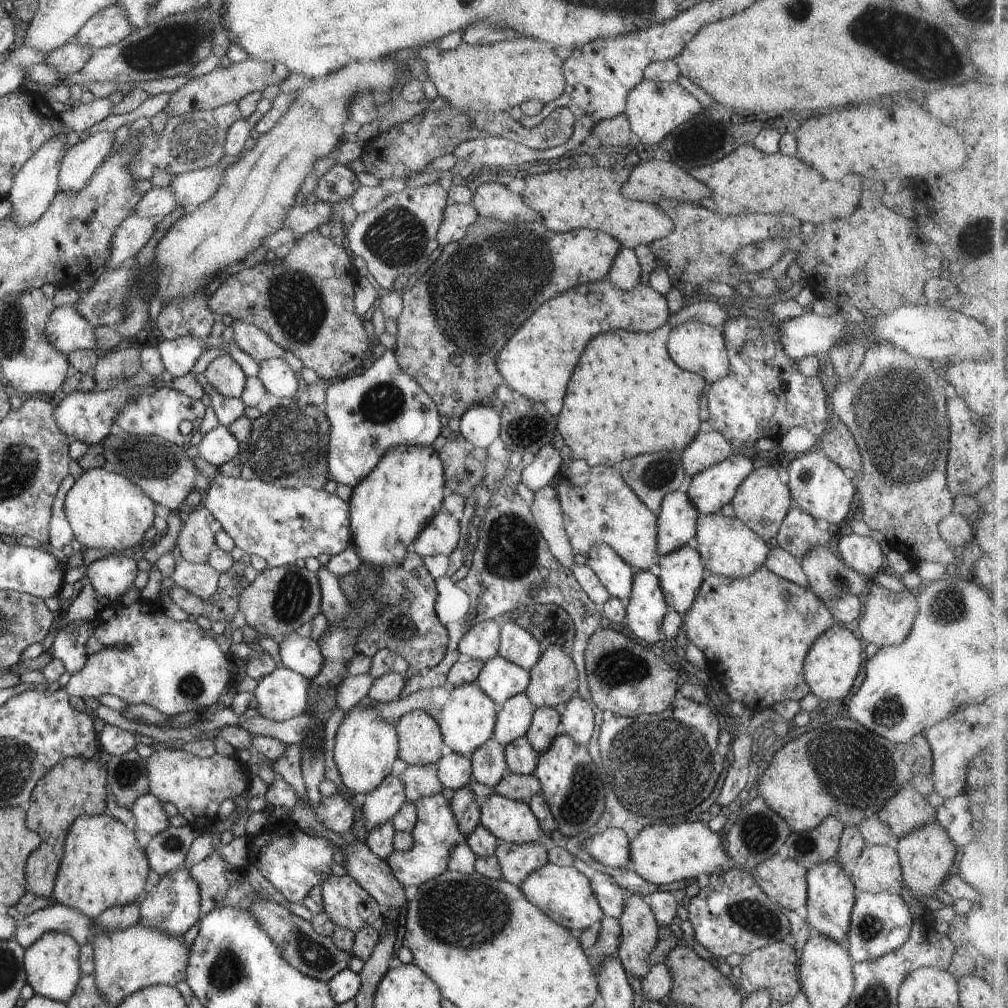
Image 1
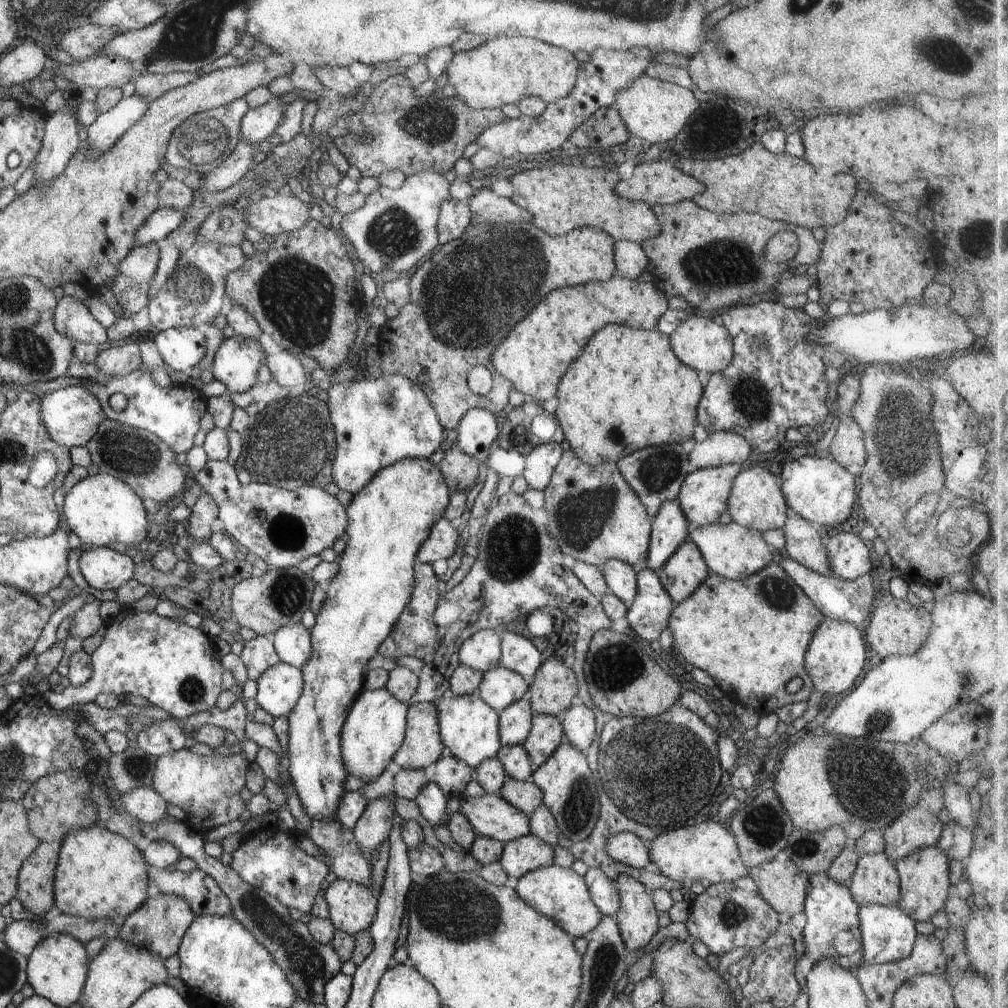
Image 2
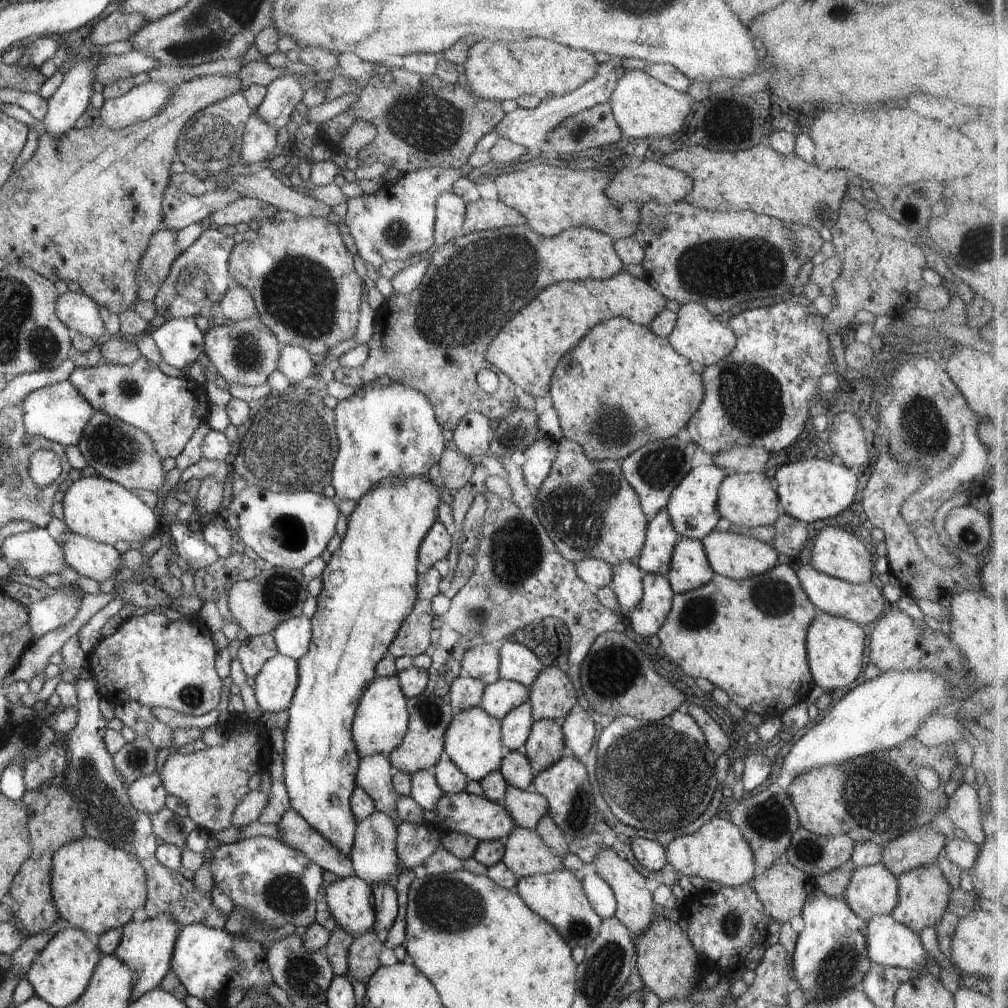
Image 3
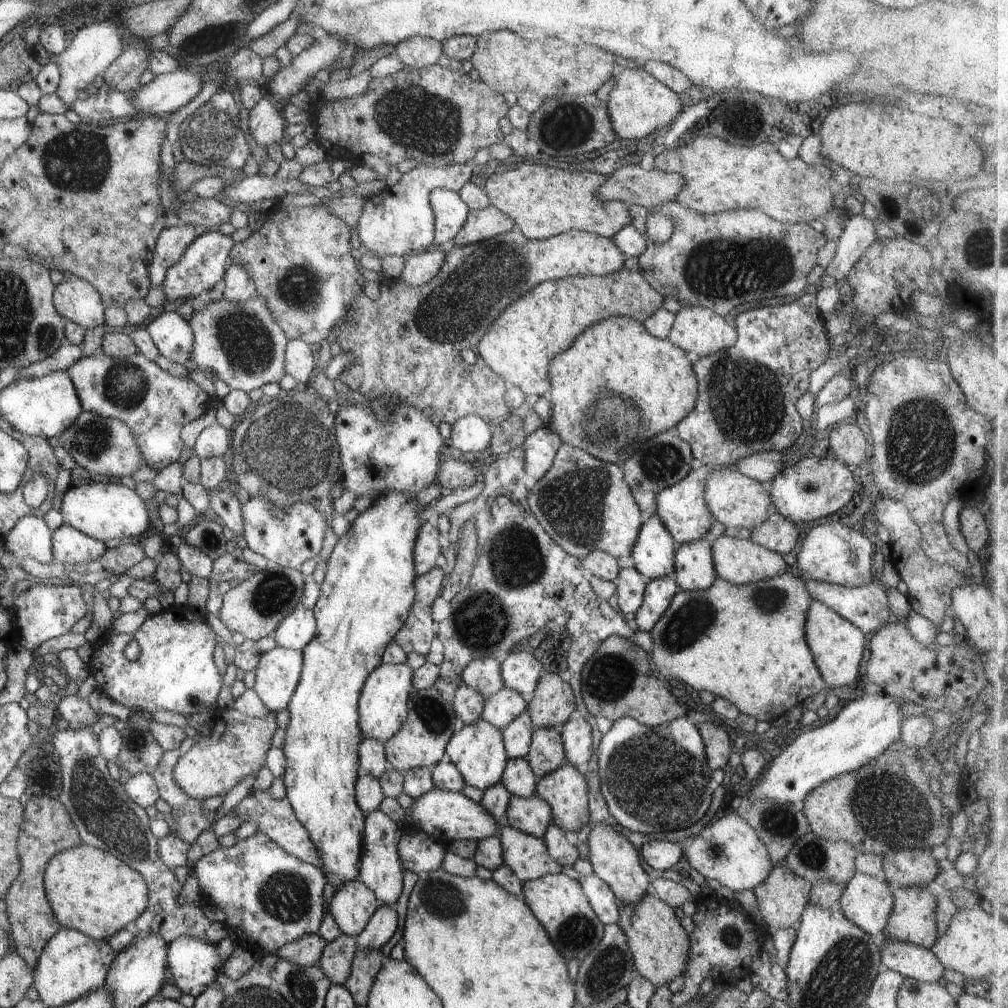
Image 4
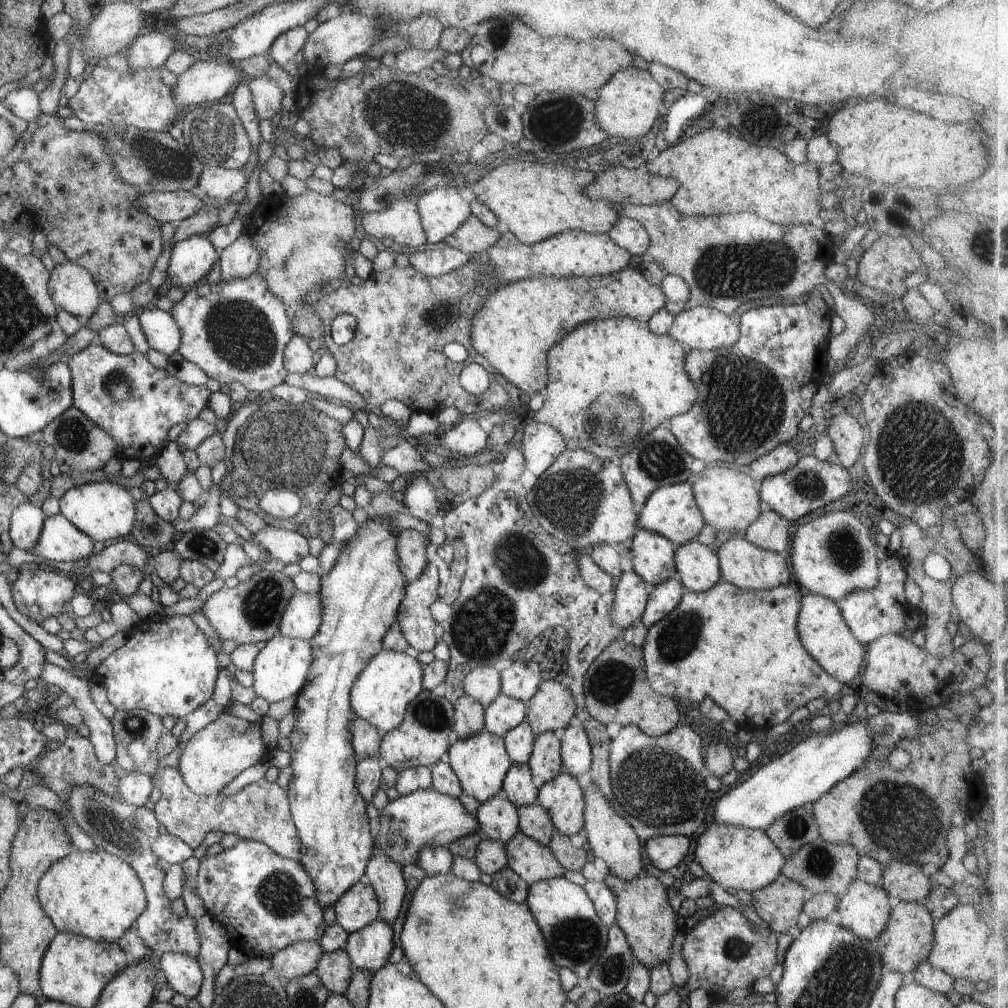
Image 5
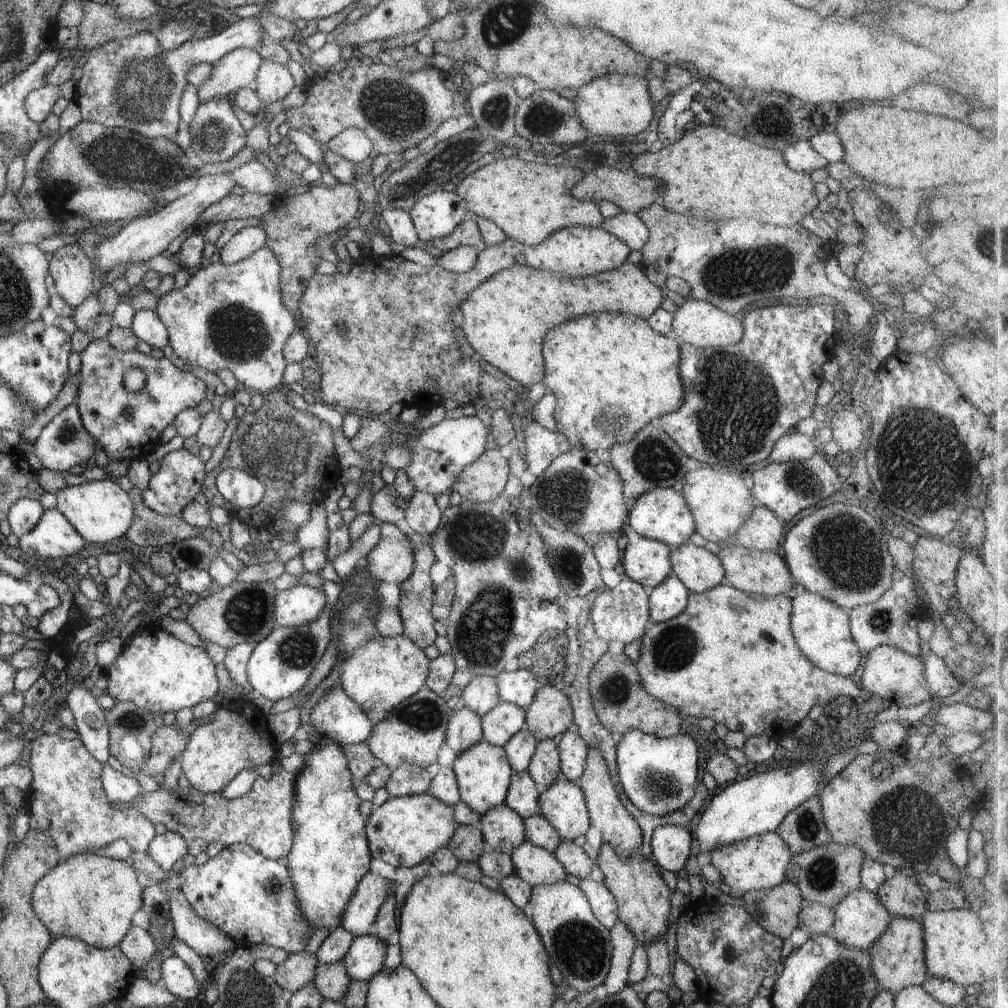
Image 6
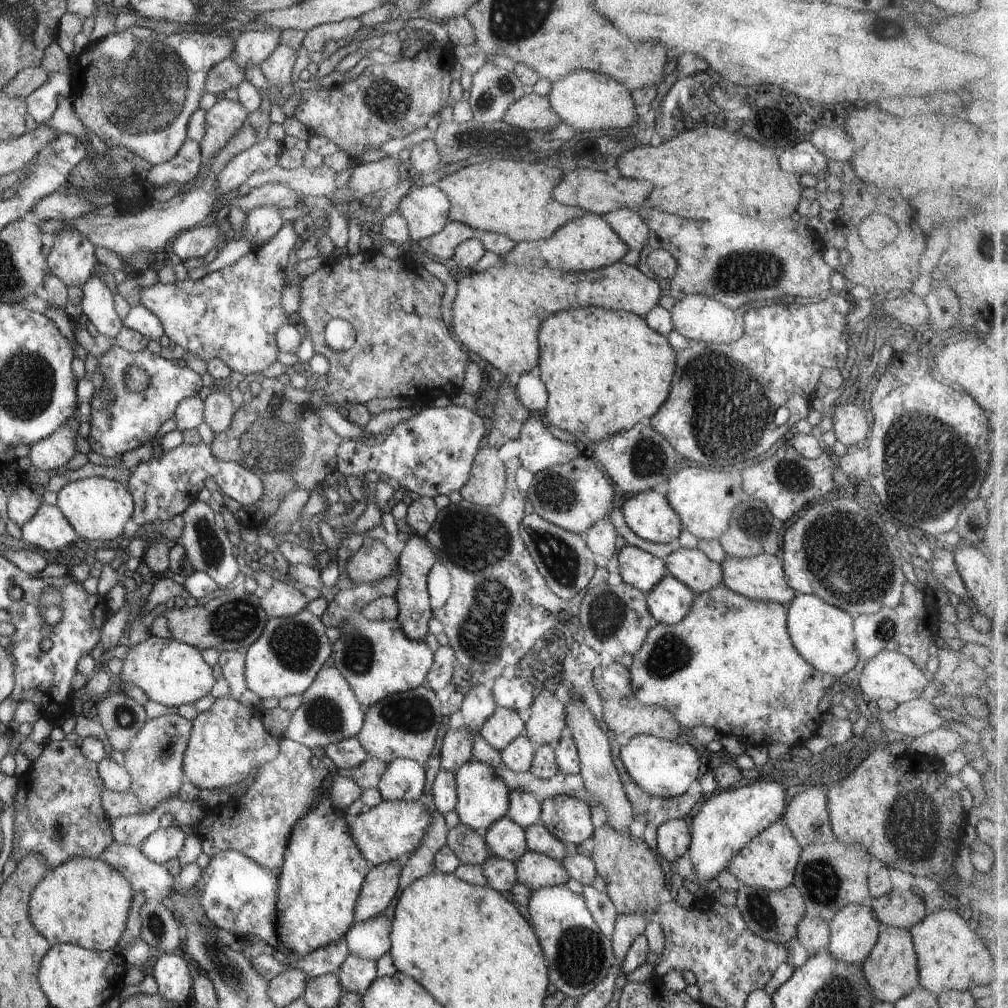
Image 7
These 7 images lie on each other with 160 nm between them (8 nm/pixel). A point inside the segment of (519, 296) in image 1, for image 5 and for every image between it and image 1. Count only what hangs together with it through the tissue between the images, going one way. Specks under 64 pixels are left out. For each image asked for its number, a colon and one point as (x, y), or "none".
2: (463, 301)
3: (434, 340)
4: (395, 359)
5: (404, 318)

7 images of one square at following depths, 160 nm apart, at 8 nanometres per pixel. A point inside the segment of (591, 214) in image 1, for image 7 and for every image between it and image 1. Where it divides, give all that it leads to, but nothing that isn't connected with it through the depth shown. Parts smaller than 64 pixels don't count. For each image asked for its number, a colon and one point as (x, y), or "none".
2: (560, 198)
3: (552, 199)
4: (543, 201)
5: (535, 201)
6: (529, 201)
7: (511, 197)

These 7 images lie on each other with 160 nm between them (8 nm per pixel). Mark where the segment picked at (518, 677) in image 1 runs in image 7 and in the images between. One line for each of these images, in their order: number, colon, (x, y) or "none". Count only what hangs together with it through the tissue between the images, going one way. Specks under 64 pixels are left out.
2: (500, 687)
3: (500, 698)
4: (502, 707)
5: (505, 713)
6: (502, 723)
7: (501, 728)

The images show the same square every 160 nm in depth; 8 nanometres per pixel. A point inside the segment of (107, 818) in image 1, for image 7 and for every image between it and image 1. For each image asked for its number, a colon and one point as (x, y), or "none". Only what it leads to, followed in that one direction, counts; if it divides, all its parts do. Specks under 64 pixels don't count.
2: (100, 874)
3: (97, 887)
4: (92, 891)
5: (95, 894)
6: (92, 898)
7: (86, 901)

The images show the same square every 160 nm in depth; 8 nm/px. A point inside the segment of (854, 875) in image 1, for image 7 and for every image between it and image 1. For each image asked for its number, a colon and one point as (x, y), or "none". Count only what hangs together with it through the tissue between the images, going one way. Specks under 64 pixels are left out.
2: (875, 880)
3: (873, 890)
4: (867, 901)
5: (865, 909)
6: (859, 919)
7: (854, 929)

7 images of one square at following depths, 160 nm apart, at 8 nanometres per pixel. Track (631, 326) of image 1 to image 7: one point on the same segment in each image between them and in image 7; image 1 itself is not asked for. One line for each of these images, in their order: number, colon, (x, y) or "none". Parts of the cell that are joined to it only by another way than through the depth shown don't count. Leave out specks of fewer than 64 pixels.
2: (534, 357)
3: (527, 350)
4: (518, 347)
5: (520, 321)
6: (505, 319)
7: (497, 312)

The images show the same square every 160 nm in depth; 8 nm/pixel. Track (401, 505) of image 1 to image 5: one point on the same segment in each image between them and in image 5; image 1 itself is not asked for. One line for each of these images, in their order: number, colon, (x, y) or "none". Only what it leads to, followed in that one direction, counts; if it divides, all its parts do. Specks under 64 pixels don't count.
2: (389, 518)
3: (369, 586)
4: (369, 586)
5: (361, 595)

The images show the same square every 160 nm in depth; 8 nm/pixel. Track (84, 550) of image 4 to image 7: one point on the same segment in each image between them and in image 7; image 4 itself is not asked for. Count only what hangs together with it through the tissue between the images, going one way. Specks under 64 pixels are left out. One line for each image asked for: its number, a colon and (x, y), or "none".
5: (61, 541)
6: (54, 537)
7: (49, 529)

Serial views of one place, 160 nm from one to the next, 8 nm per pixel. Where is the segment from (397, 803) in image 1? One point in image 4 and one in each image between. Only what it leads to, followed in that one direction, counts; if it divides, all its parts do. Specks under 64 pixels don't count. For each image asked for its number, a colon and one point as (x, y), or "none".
2: (372, 828)
3: (374, 857)
4: (381, 872)

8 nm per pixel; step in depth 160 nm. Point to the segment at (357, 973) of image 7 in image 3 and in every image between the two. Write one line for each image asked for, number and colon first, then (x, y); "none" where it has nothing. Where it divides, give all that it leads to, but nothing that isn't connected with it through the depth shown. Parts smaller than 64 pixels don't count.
3: (386, 905)
4: (381, 927)
5: (368, 949)
6: (365, 958)

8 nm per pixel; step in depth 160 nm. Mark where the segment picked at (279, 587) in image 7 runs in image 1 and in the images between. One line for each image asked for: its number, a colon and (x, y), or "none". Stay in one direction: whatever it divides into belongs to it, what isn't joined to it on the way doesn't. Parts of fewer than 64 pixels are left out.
1: (302, 655)
2: (292, 643)
3: (292, 638)
4: (299, 627)
5: (301, 620)
6: (298, 605)

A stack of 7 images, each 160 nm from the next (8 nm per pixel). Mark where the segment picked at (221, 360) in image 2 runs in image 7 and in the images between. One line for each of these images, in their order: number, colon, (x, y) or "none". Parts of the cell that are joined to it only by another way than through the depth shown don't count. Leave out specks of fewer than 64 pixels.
3: (245, 353)
4: (238, 340)
5: (236, 330)
6: (231, 317)
7: (232, 314)

